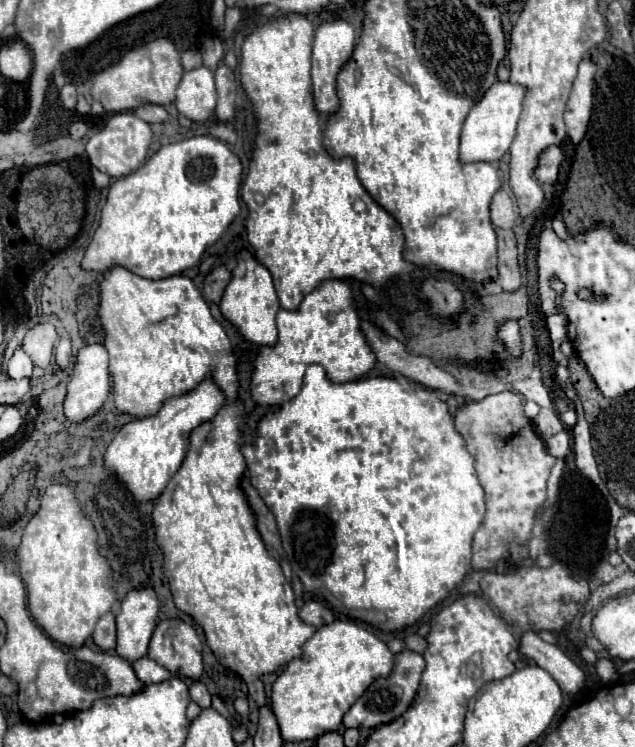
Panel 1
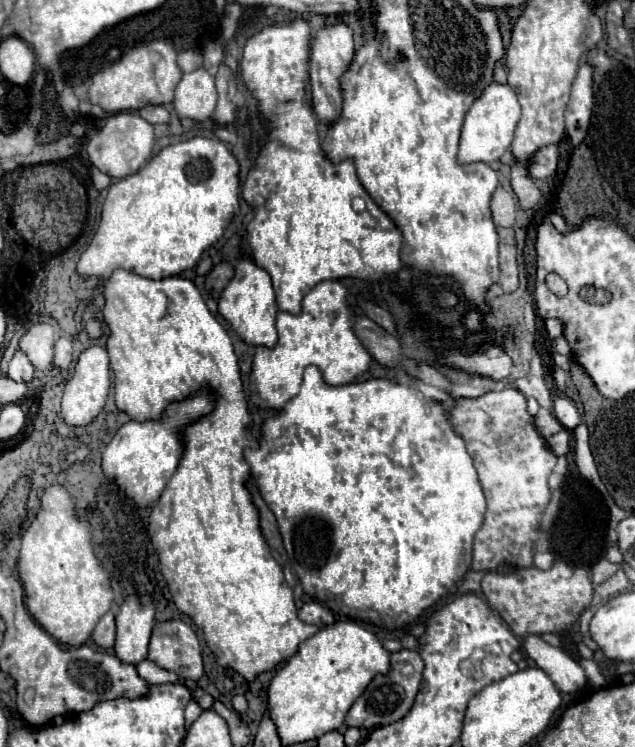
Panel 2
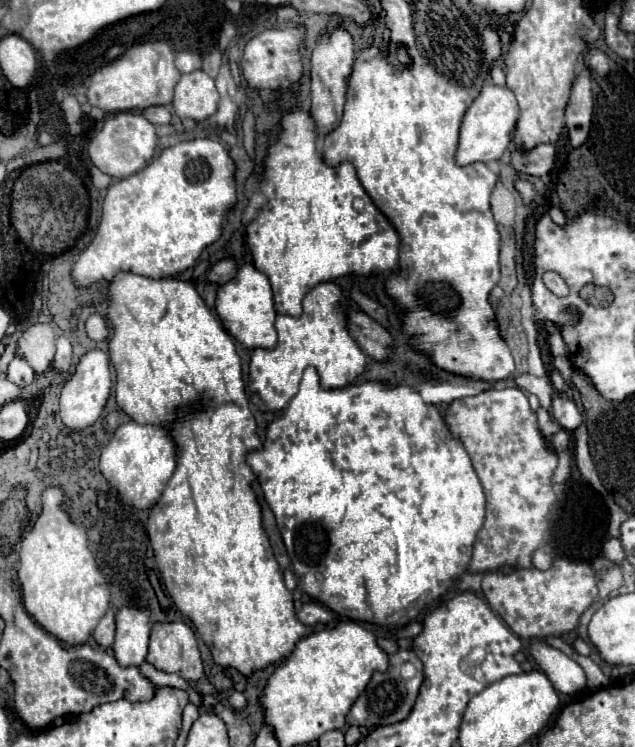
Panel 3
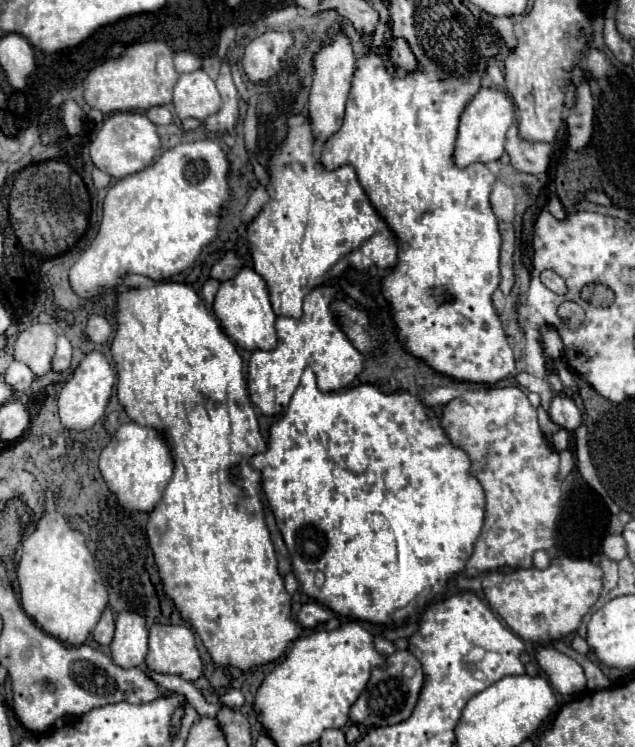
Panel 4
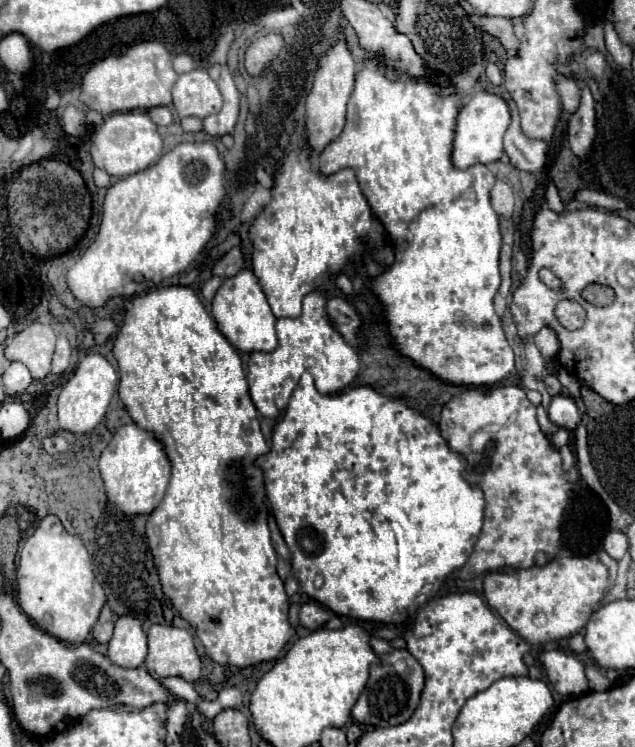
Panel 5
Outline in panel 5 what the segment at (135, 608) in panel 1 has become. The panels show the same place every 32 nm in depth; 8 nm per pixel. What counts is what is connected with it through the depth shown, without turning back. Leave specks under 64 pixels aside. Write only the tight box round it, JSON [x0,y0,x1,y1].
[108,616,146,668]

